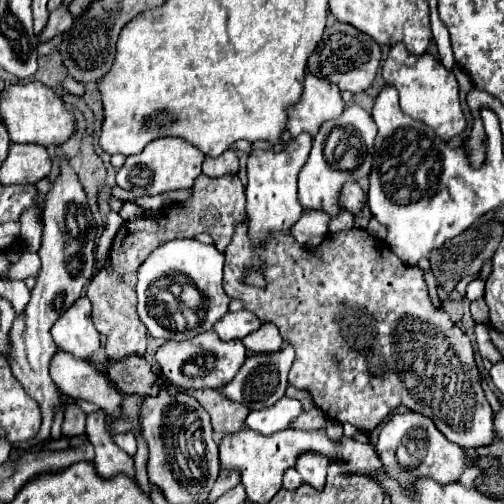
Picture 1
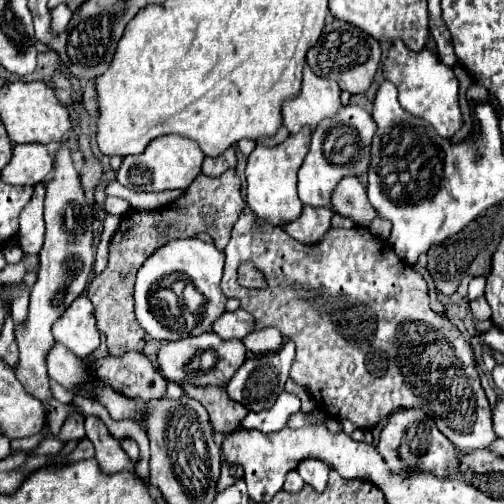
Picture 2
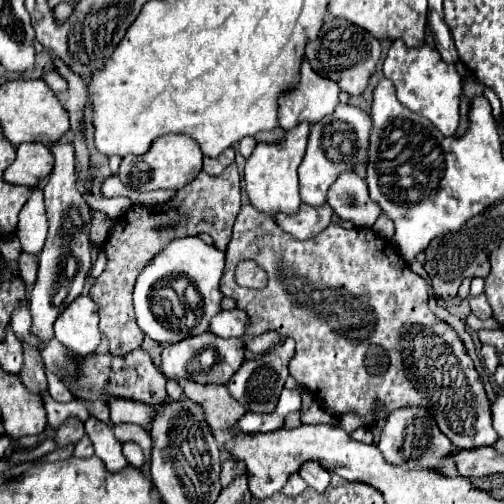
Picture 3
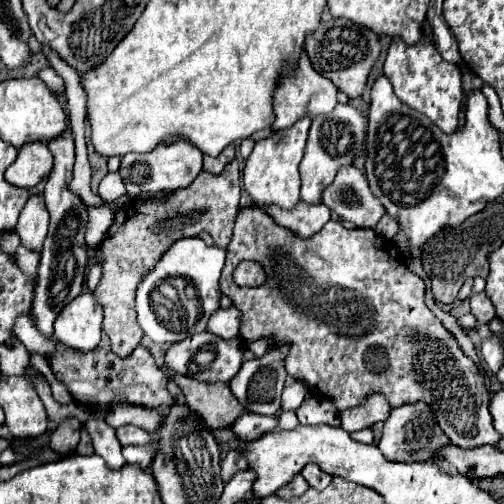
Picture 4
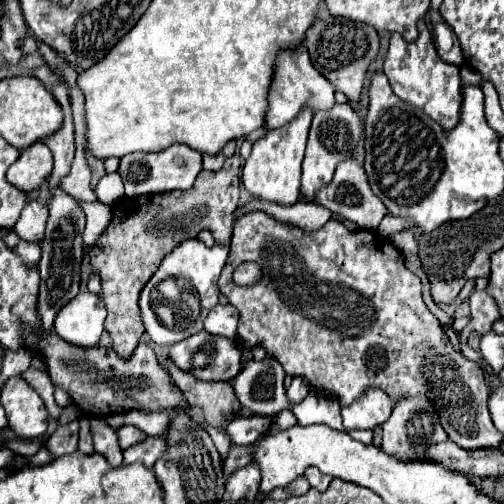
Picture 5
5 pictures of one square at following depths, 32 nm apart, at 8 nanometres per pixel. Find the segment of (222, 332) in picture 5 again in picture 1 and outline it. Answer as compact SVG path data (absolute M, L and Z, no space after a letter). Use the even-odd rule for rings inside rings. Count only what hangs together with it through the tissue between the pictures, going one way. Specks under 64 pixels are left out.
M242 310L242 312L228 312L228 316L224 316L224 320L220 320L220 324L216 324L214 330L222 340L242 340L260 326L262 322L258 320L258 316L254 316L248 310Z

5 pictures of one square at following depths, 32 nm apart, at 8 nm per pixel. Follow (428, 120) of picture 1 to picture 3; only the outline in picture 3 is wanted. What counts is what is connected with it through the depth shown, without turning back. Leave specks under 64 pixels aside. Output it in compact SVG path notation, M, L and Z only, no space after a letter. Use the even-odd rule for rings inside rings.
M394 40L384 60L384 76L394 82L402 106L428 118L444 136L452 136L460 124L460 92L462 82L452 64L446 64L438 50L424 44L424 48L408 48L402 40Z

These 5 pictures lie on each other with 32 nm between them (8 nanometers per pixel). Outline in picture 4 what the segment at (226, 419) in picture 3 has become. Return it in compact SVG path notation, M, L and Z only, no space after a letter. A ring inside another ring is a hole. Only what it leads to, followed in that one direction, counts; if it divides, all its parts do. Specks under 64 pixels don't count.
M172 376L182 388L184 400L196 408L210 430L230 428L244 414L242 404L232 396L228 384L200 384L188 376Z

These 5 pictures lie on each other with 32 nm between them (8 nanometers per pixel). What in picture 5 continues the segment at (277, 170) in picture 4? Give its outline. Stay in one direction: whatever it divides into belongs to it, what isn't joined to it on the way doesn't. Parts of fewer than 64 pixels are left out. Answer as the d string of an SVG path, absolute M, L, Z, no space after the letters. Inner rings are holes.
M304 110L298 120L292 120L288 128L268 130L264 138L254 142L250 158L244 162L242 168L242 182L244 188L256 198L256 200L270 200L282 206L292 206L300 198L300 164L304 158L306 138L312 122L312 112Z

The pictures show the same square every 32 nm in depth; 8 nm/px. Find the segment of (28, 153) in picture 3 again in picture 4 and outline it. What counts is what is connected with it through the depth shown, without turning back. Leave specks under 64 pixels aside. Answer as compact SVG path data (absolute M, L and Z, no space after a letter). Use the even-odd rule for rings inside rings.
M32 142L18 150L18 158L6 170L6 180L20 188L34 188L38 182L48 178L52 170L52 154L46 144Z

